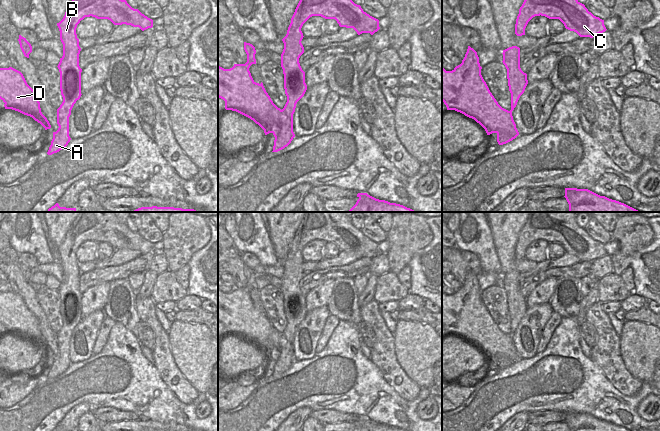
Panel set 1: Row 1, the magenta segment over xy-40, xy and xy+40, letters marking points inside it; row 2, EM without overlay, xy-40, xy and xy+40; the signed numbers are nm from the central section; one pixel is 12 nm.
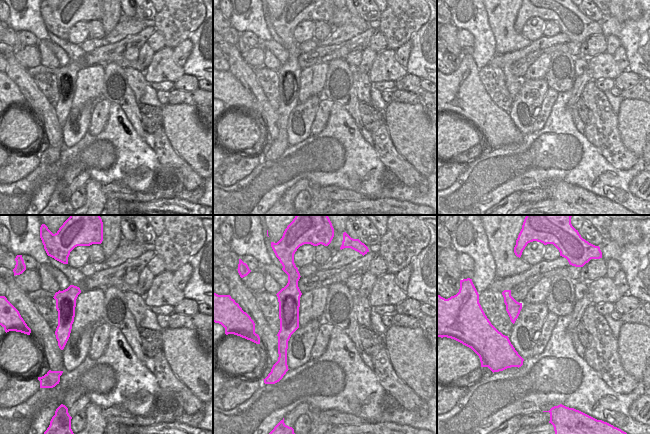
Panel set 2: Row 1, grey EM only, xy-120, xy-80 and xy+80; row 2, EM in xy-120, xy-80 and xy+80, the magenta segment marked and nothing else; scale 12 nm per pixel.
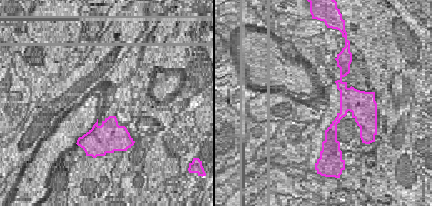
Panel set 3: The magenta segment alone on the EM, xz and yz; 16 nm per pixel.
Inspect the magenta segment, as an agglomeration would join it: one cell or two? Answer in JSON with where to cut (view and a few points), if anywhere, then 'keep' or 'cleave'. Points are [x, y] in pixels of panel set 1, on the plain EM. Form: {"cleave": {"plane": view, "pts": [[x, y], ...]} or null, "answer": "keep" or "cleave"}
{"cleave": {"plane": "xy", "pts": [[282, 334], [279, 353], [273, 358]]}, "answer": "cleave"}

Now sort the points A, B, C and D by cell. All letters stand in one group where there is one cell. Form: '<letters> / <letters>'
A B C / D

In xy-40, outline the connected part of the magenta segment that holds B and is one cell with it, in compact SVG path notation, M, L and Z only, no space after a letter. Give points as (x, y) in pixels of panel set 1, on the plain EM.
M79 212L70 226L63 243L57 247L60 255L60 264L63 268L63 280L60 282L60 286L57 290L60 296L60 314L63 326L57 333L57 348L59 352L56 356L53 356L53 363L47 376L48 379L52 379L64 373L71 364L69 360L69 341L74 328L82 319L82 293L79 290L79 278L81 272L79 270L76 252L81 244L90 240L97 243L108 243L114 249L126 248L133 251L139 251L142 255L153 251L152 243L142 238L138 233L132 232L126 224L120 223L113 212Z

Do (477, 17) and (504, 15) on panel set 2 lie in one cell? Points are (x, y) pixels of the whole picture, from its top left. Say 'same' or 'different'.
different

